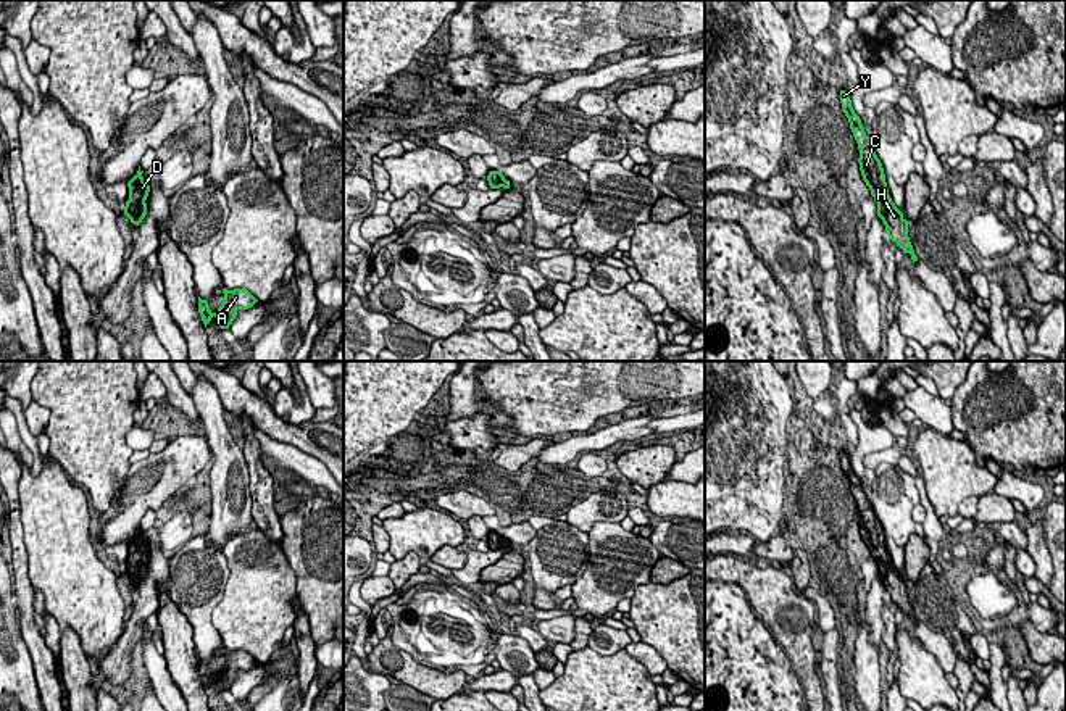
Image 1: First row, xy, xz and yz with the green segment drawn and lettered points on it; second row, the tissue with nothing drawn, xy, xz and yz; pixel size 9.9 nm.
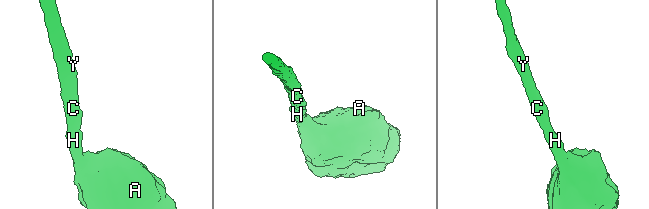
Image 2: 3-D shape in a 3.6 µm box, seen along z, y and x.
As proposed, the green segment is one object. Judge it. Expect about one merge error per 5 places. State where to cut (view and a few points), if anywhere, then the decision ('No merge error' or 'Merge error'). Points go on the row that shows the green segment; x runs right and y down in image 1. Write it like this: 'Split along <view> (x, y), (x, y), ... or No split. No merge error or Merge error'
No split. No merge error

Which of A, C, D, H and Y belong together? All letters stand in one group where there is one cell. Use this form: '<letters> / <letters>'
A C D H Y

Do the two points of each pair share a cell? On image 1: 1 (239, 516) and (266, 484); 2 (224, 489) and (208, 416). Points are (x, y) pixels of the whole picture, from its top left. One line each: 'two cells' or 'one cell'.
1: two cells
2: one cell

